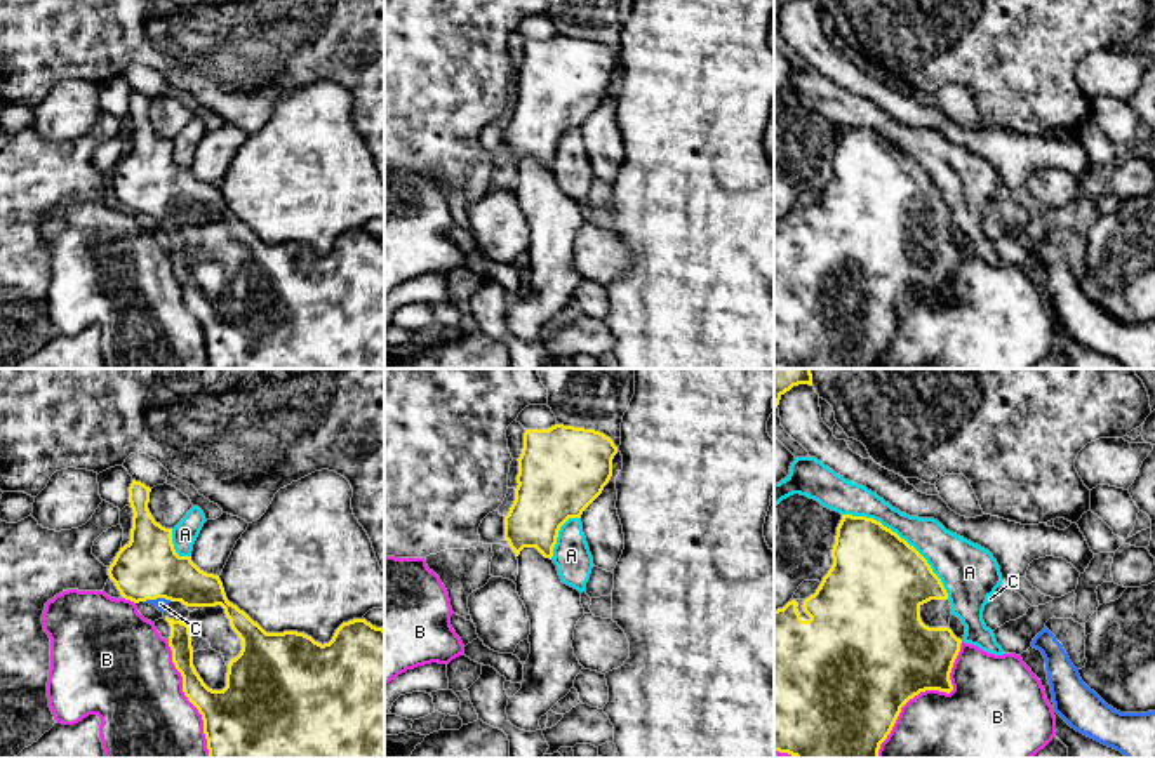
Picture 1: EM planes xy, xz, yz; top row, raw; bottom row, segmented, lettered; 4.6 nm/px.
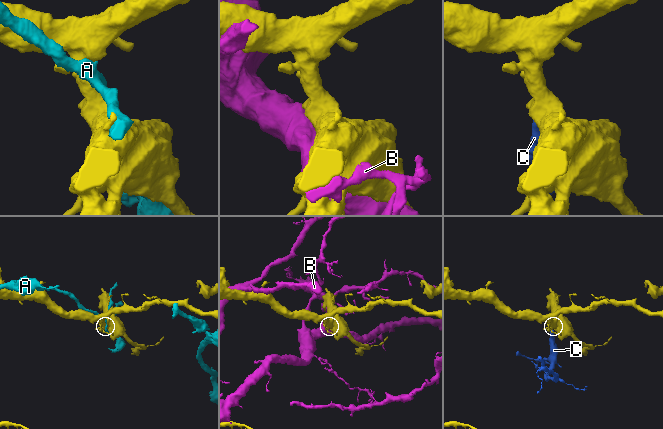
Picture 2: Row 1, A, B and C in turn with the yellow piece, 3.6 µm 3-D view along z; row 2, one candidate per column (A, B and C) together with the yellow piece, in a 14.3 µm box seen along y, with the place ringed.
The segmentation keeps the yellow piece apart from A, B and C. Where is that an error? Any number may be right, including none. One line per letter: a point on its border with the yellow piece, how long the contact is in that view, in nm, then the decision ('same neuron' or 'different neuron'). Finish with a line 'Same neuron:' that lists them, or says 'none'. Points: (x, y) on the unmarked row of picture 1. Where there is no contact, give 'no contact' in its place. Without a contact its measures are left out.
A: yz (903, 150) | 650 nm | different neuron
B: yz (922, 301) | 650 nm | different neuron
C: xy (157, 207) | 130 nm | same neuron
Same neuron: C

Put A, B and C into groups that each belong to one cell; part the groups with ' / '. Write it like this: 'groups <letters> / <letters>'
groups A / B / C

